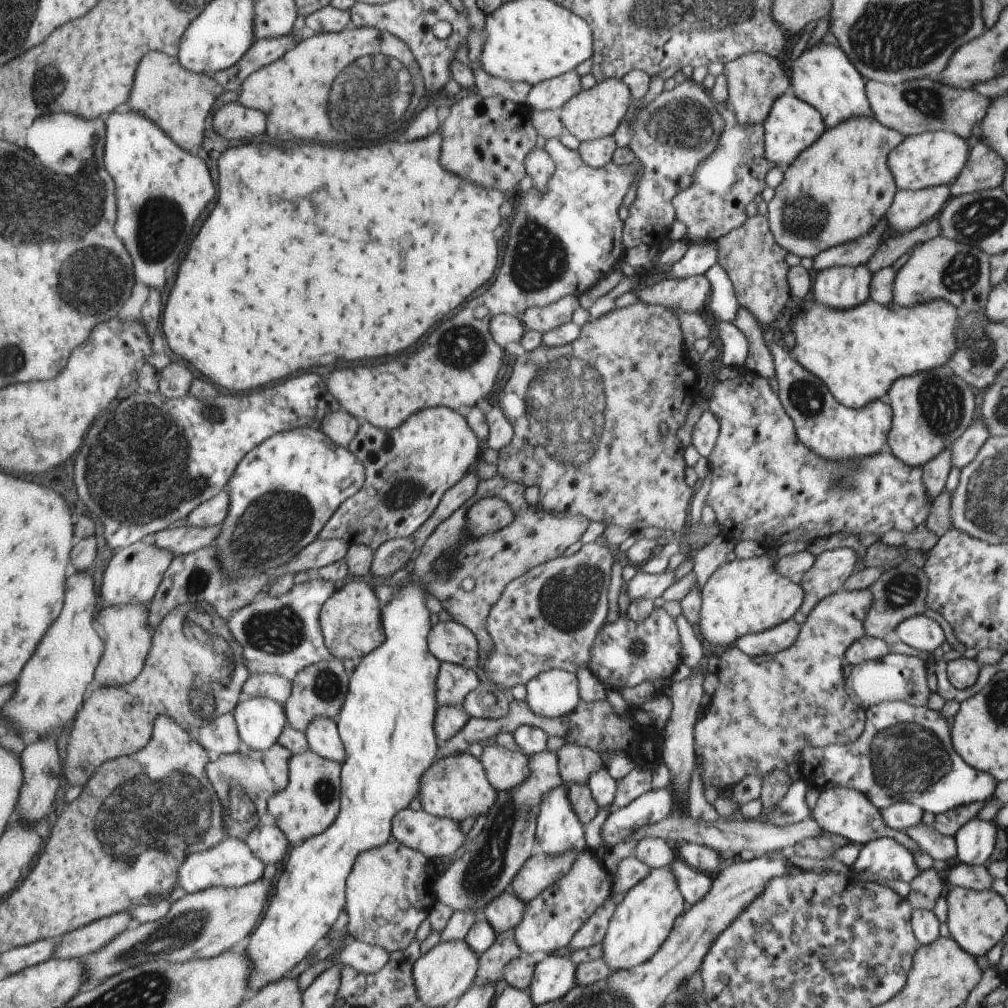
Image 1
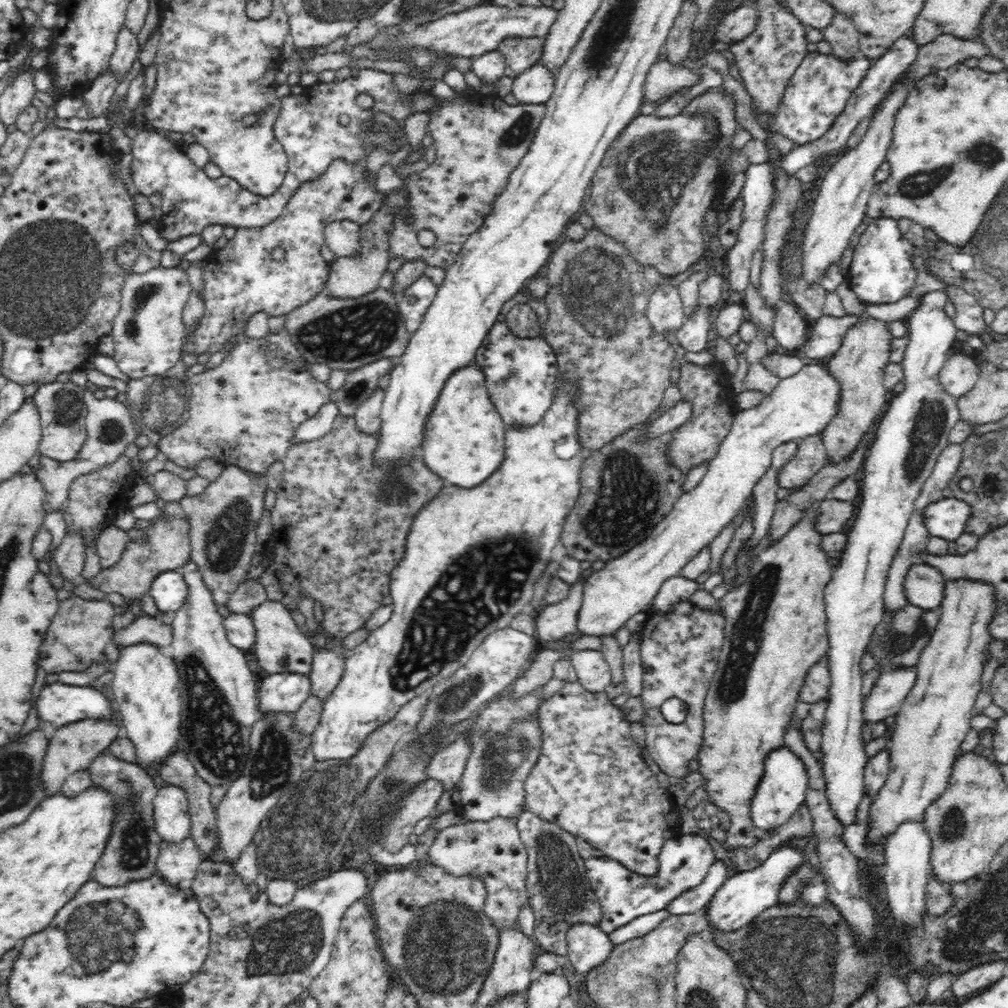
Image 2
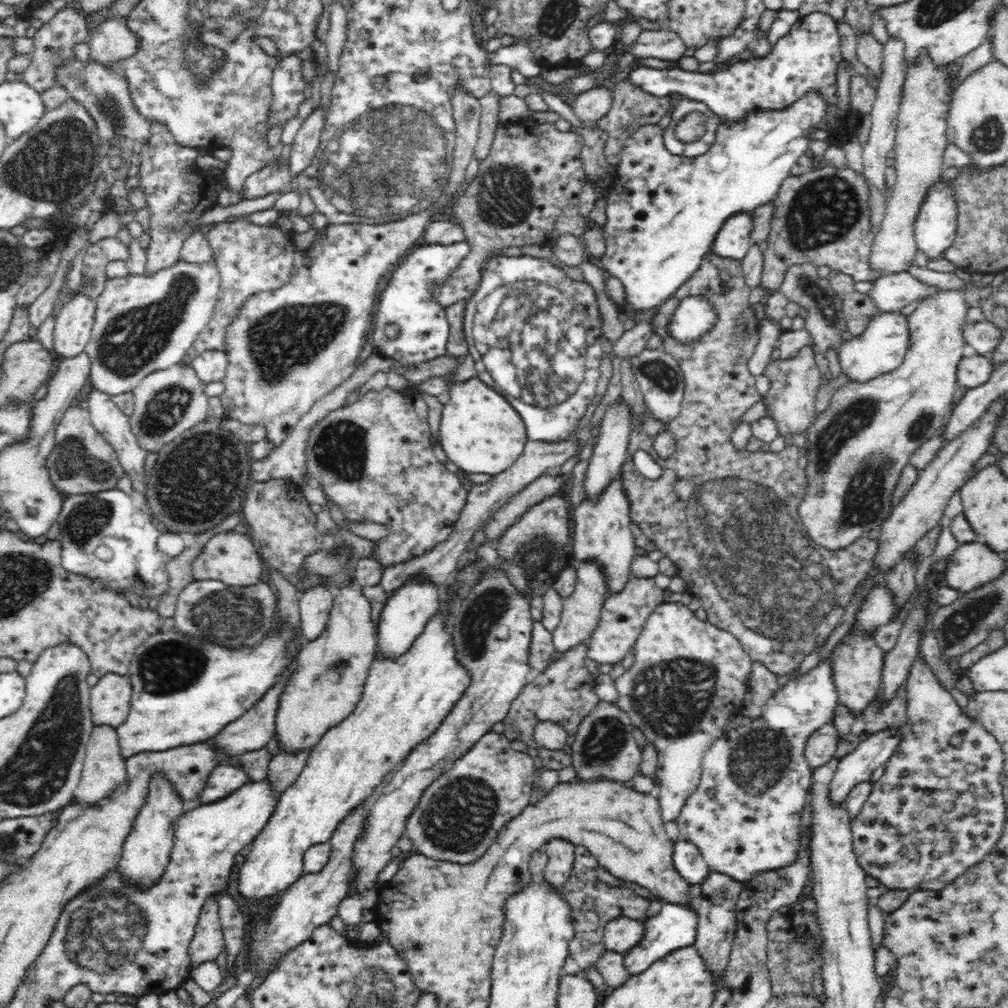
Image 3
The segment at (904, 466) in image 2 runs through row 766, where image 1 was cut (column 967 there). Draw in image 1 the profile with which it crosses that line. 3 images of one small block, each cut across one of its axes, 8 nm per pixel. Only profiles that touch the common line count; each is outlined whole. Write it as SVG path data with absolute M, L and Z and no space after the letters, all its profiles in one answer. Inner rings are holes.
M973 819L954 837L957 857L966 866L986 866L997 840L998 828L992 822Z

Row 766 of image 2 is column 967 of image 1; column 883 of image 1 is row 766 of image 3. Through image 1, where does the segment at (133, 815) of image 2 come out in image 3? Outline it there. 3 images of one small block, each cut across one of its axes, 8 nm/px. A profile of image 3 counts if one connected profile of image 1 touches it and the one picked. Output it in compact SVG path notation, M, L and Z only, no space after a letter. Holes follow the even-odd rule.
M96 725L86 745L84 767L72 800L97 803L125 778L125 760L118 753L117 730L108 725Z

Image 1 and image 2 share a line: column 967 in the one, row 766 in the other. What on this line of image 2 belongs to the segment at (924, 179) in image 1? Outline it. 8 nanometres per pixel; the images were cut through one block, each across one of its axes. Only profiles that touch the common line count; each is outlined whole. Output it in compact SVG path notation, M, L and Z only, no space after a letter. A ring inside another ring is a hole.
M140 642L124 647L111 671L114 678L108 687L115 698L114 710L119 713L123 735L134 745L137 765L148 771L159 770L179 748L182 699L175 661L162 655L158 646Z

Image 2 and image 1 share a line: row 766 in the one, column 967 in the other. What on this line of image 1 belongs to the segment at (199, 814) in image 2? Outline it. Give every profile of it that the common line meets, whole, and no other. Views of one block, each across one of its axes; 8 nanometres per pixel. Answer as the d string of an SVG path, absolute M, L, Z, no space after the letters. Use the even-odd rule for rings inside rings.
M982 138L972 147L969 162L958 178L951 184L951 196L1000 187L1004 176L1002 156L986 144Z

